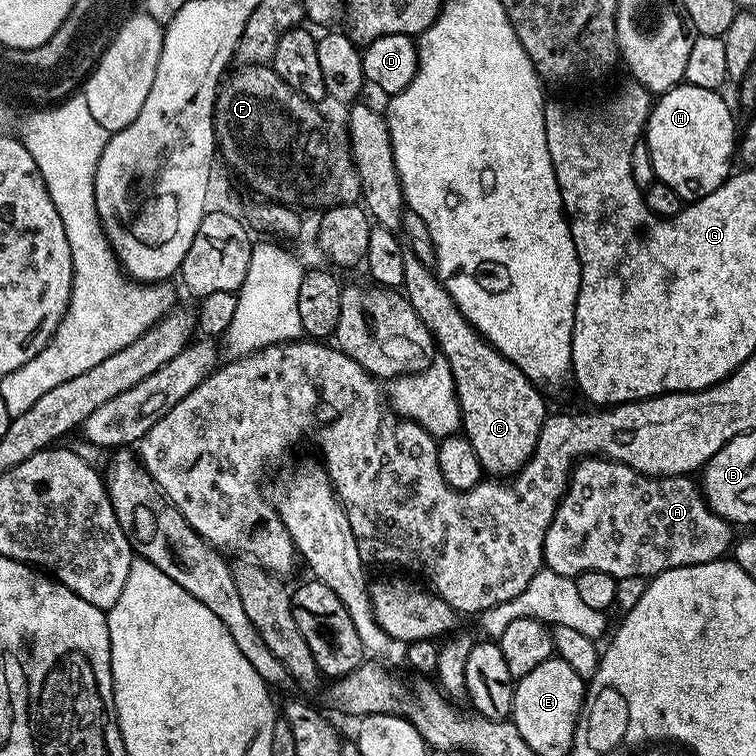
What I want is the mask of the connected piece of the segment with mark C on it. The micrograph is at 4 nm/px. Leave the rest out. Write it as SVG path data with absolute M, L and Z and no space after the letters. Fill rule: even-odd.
M405 251L406 274L403 295L422 318L431 332L435 347L452 371L456 383L456 401L460 404L462 435L474 446L478 462L492 478L511 478L519 472L536 447L538 434L550 409L544 405L545 393L533 384L514 362L510 362L493 344L481 336L480 331L458 310L454 298L440 283L439 276L429 265L418 262L412 251Z

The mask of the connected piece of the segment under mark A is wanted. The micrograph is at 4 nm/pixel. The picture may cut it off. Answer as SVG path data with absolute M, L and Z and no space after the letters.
M589 456L577 463L572 469L572 474L568 478L568 488L564 491L564 496L560 499L560 505L556 508L554 518L546 530L544 539L544 562L543 567L554 570L554 574L562 574L575 578L578 574L598 570L602 574L610 574L617 580L622 578L634 578L643 576L651 578L665 572L671 568L681 568L691 564L705 564L711 560L718 560L729 555L734 544L733 525L712 512L712 508L704 501L703 491L698 487L695 479L688 476L647 476L630 466L620 464L616 460L606 460L598 456Z

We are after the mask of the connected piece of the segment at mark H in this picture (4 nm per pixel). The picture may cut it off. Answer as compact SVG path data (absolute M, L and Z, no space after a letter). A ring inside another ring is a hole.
M681 82L669 92L663 93L653 103L652 112L648 115L646 143L656 180L671 186L685 202L701 200L706 194L718 190L718 186L722 186L722 182L728 179L734 168L732 156L734 160L738 148L738 124L736 128L736 120L732 117L733 105L728 105L720 94L715 88Z

